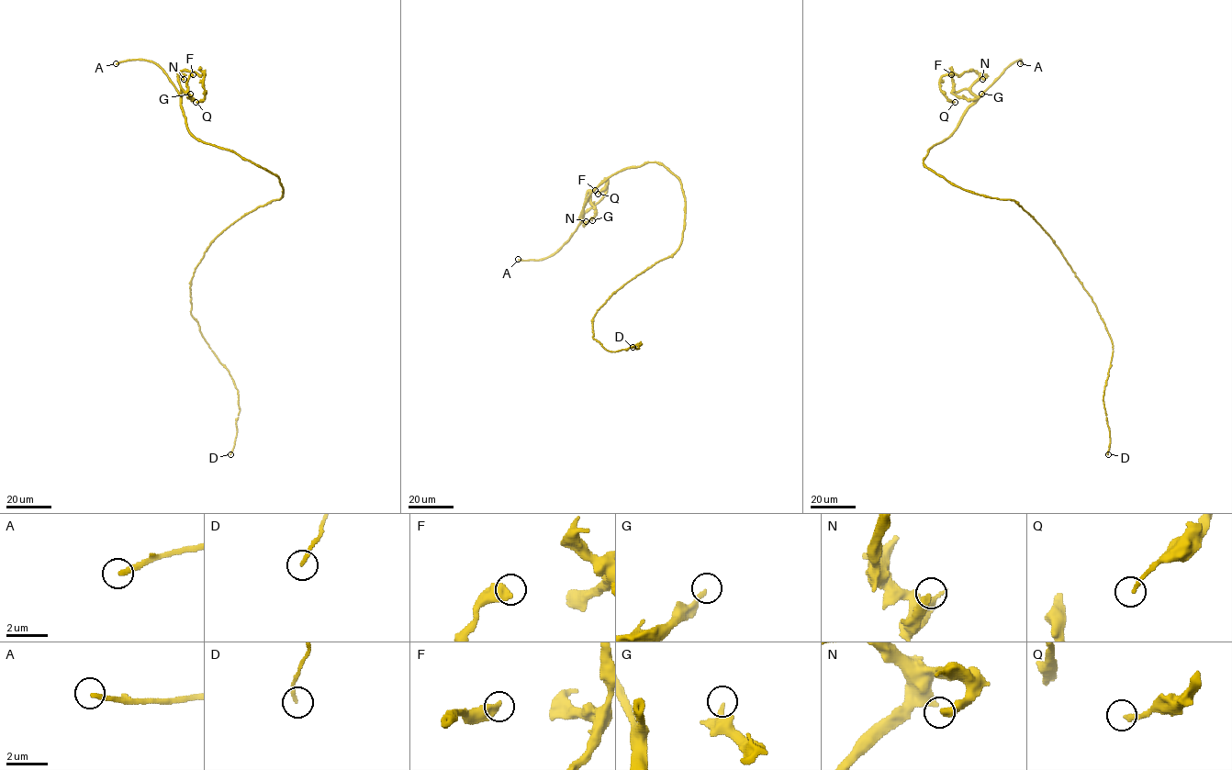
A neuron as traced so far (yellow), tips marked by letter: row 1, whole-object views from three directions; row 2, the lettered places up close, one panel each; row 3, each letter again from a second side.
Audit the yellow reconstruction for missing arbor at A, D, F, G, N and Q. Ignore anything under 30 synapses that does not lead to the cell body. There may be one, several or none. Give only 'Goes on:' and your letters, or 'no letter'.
Goes on: A

